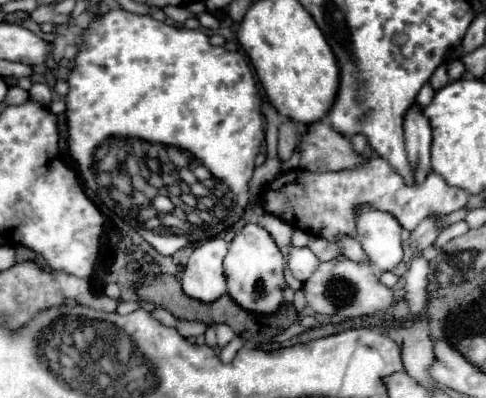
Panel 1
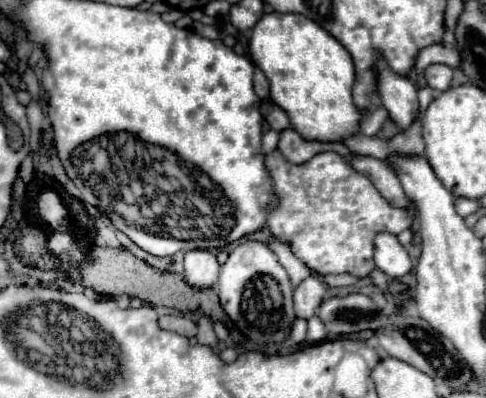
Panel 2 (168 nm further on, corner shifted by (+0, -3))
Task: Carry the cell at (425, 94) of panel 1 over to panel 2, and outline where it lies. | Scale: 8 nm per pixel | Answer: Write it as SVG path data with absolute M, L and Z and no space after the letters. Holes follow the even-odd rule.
M448 42L422 48L418 52L418 58L416 58L417 82L420 88L427 85L423 73L432 64L446 64L450 68L458 68L462 64L460 50L454 44L448 44Z

